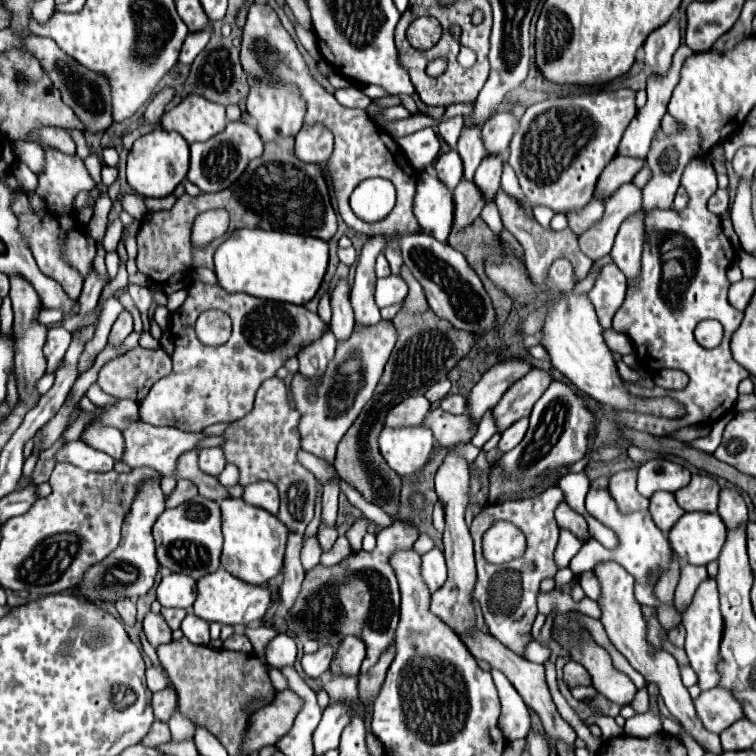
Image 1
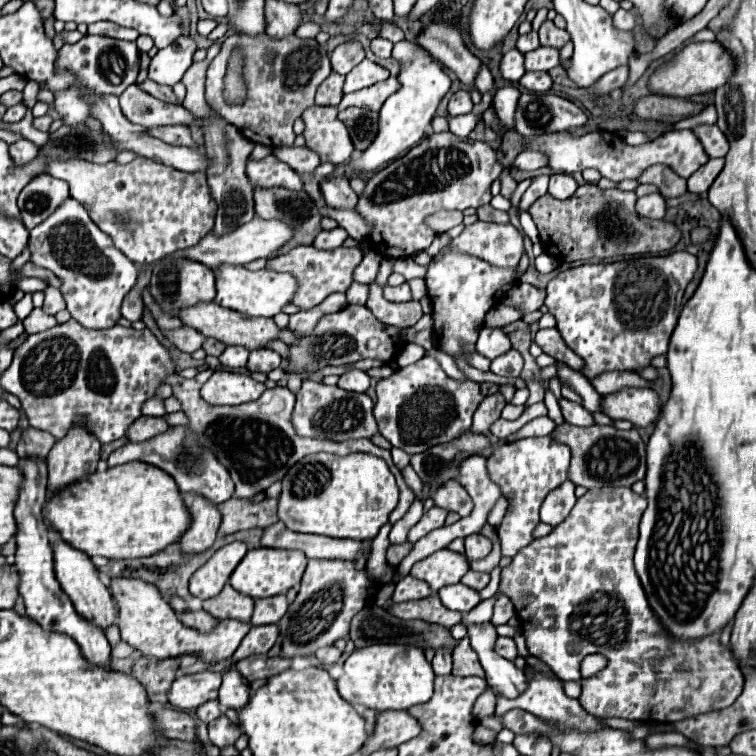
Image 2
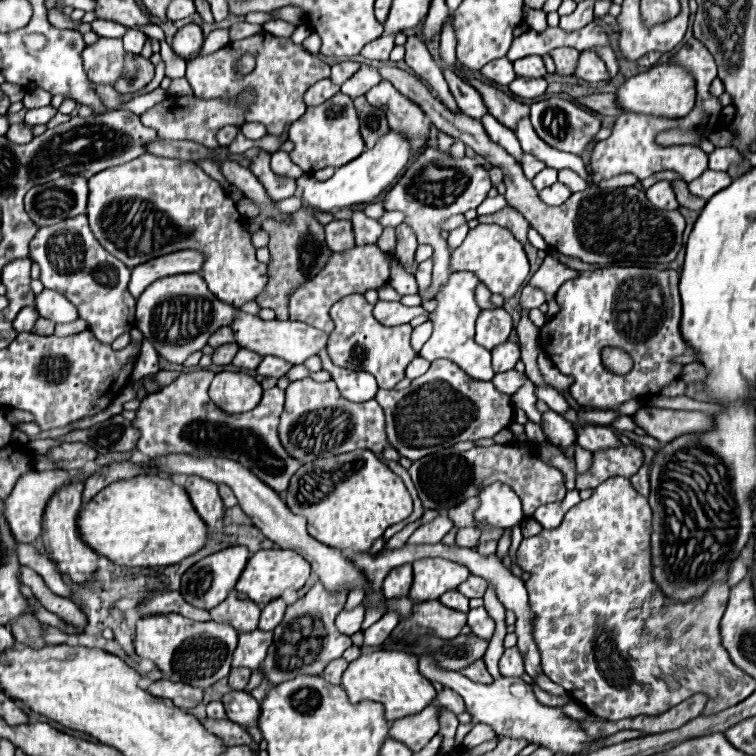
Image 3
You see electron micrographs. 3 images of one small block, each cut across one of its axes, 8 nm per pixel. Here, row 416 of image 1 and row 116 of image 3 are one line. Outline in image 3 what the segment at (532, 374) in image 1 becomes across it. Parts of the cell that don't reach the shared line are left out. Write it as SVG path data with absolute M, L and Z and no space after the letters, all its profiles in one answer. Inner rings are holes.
M470 78L468 82L482 94L488 112L490 112L498 122L502 122L504 126L508 126L508 128L514 130L516 124L518 124L518 120L530 114L530 108L528 108L526 104L516 102L514 98L506 96L506 94L500 92L498 88L494 88L494 86L490 86L490 84L482 82L482 80L476 80L476 78Z

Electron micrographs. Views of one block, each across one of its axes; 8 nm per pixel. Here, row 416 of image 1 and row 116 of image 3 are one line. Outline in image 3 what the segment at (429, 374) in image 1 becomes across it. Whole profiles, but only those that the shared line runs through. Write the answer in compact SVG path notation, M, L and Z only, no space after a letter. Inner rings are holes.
M364 96L354 98L354 108L360 120L360 134L364 138L366 148L370 150L376 140L388 132L388 122L386 122L386 114L380 108L374 108L366 102Z

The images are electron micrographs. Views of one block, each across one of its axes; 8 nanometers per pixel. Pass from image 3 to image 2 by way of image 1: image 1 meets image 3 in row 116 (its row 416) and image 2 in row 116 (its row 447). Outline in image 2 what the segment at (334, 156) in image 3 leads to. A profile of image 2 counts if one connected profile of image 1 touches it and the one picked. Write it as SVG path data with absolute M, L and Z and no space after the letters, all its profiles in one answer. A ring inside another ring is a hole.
M312 106L302 114L306 148L318 152L320 162L344 164L350 160L354 146L346 126L338 120L338 108Z

